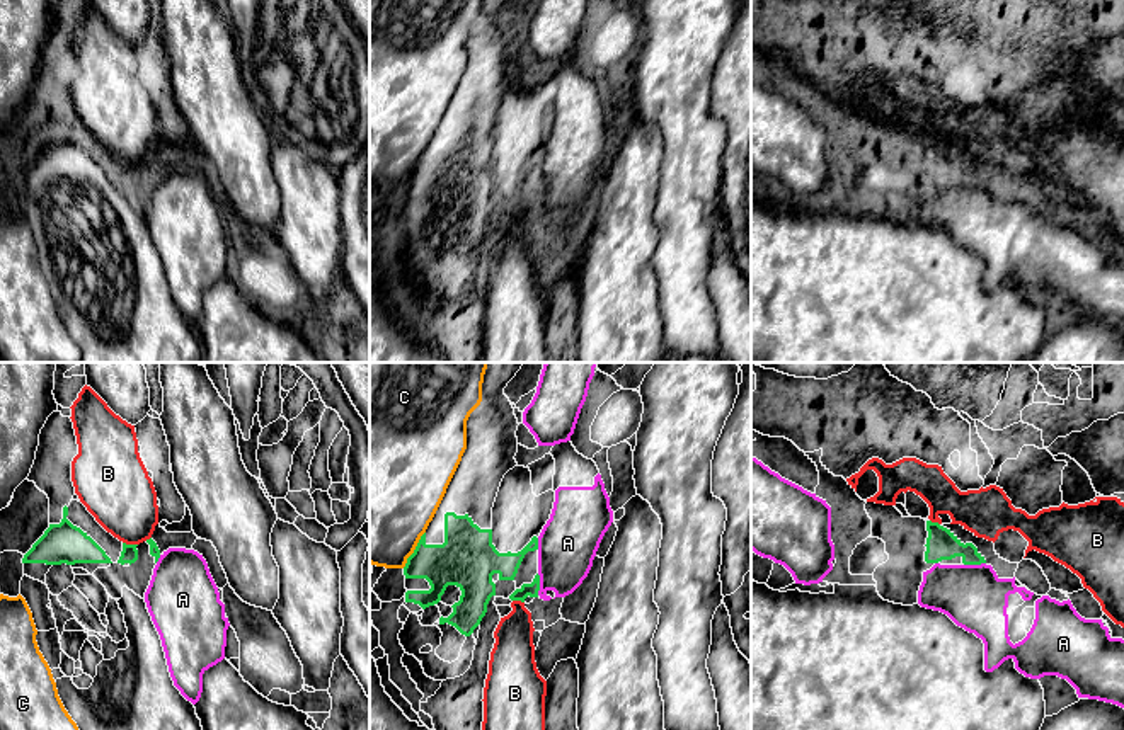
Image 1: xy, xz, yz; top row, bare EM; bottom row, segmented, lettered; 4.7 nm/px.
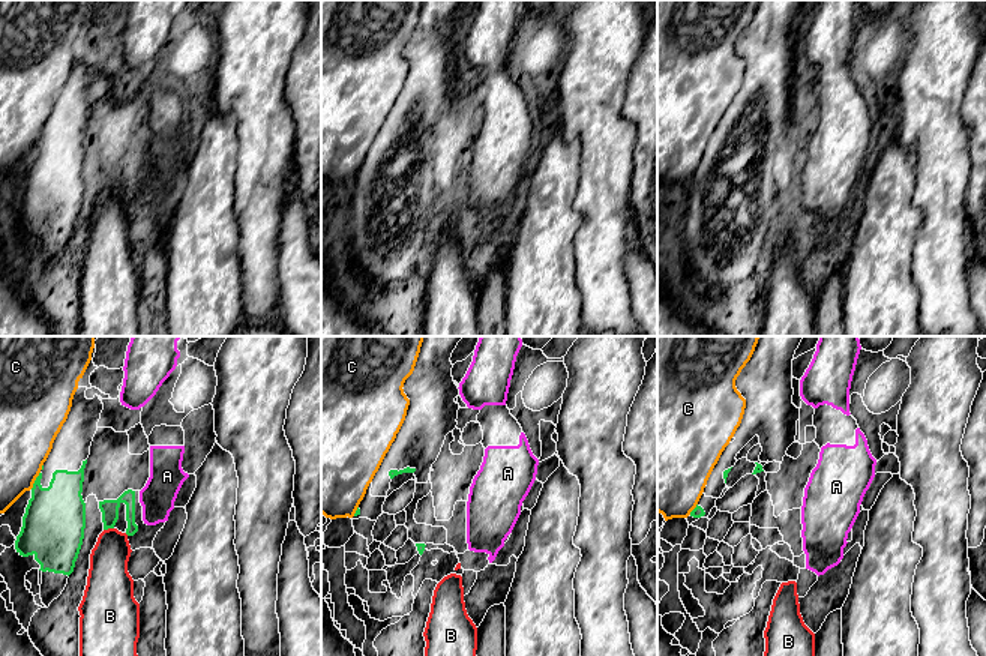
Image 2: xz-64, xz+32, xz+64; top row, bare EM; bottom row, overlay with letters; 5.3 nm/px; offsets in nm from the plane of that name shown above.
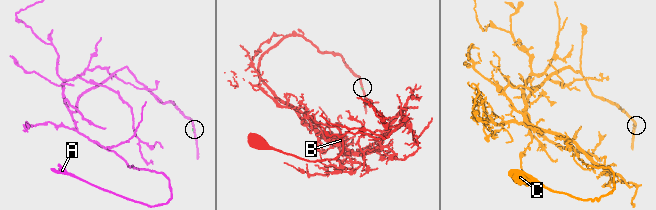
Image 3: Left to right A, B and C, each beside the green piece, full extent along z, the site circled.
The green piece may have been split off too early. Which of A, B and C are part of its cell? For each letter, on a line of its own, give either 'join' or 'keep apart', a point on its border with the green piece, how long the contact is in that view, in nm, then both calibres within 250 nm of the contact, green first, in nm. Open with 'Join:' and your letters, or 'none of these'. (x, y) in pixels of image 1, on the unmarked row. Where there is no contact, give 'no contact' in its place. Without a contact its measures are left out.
Join: none of these
A: keep apart; contact xz (539, 203); length 100 nm; calibres 70 and 280 nm
B: keep apart; contact xy (130, 164); length 70 nm; calibres 80 and 320 nm
C: keep apart; contact xz (414, 169); length 200 nm; calibres 260 and 480 nm

